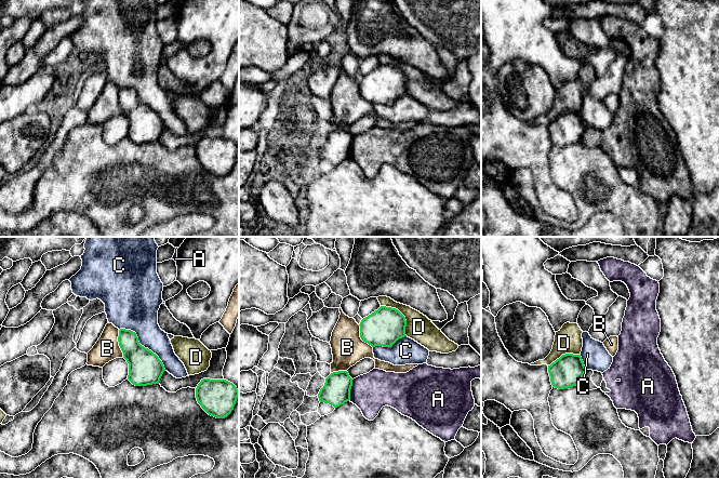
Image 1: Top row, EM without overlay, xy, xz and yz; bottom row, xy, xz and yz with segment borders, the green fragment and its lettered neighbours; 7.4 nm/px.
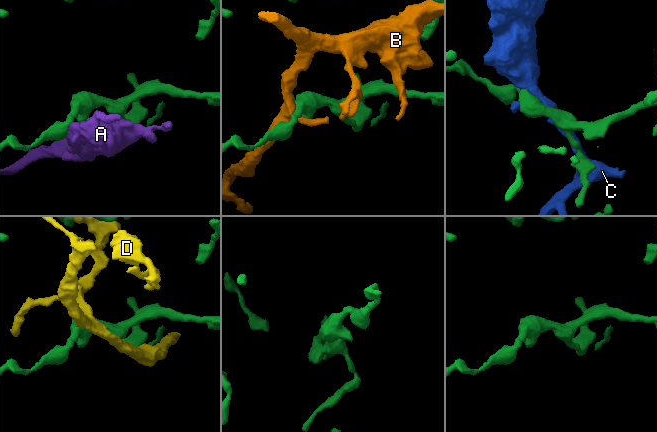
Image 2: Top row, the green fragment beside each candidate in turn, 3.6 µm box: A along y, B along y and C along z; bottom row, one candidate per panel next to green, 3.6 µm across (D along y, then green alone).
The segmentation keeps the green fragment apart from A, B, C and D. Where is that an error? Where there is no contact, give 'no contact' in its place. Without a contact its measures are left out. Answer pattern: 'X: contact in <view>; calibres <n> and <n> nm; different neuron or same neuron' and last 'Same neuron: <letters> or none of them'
A: contact in xz; calibres 200 and 280 nm; different neuron
B: contact in xy; calibres 240 and 180 nm; different neuron
C: contact in xy; calibres 260 and 280 nm; different neuron
D: contact in xz; calibres 280 and 190 nm; different neuron
Same neuron: none of them

